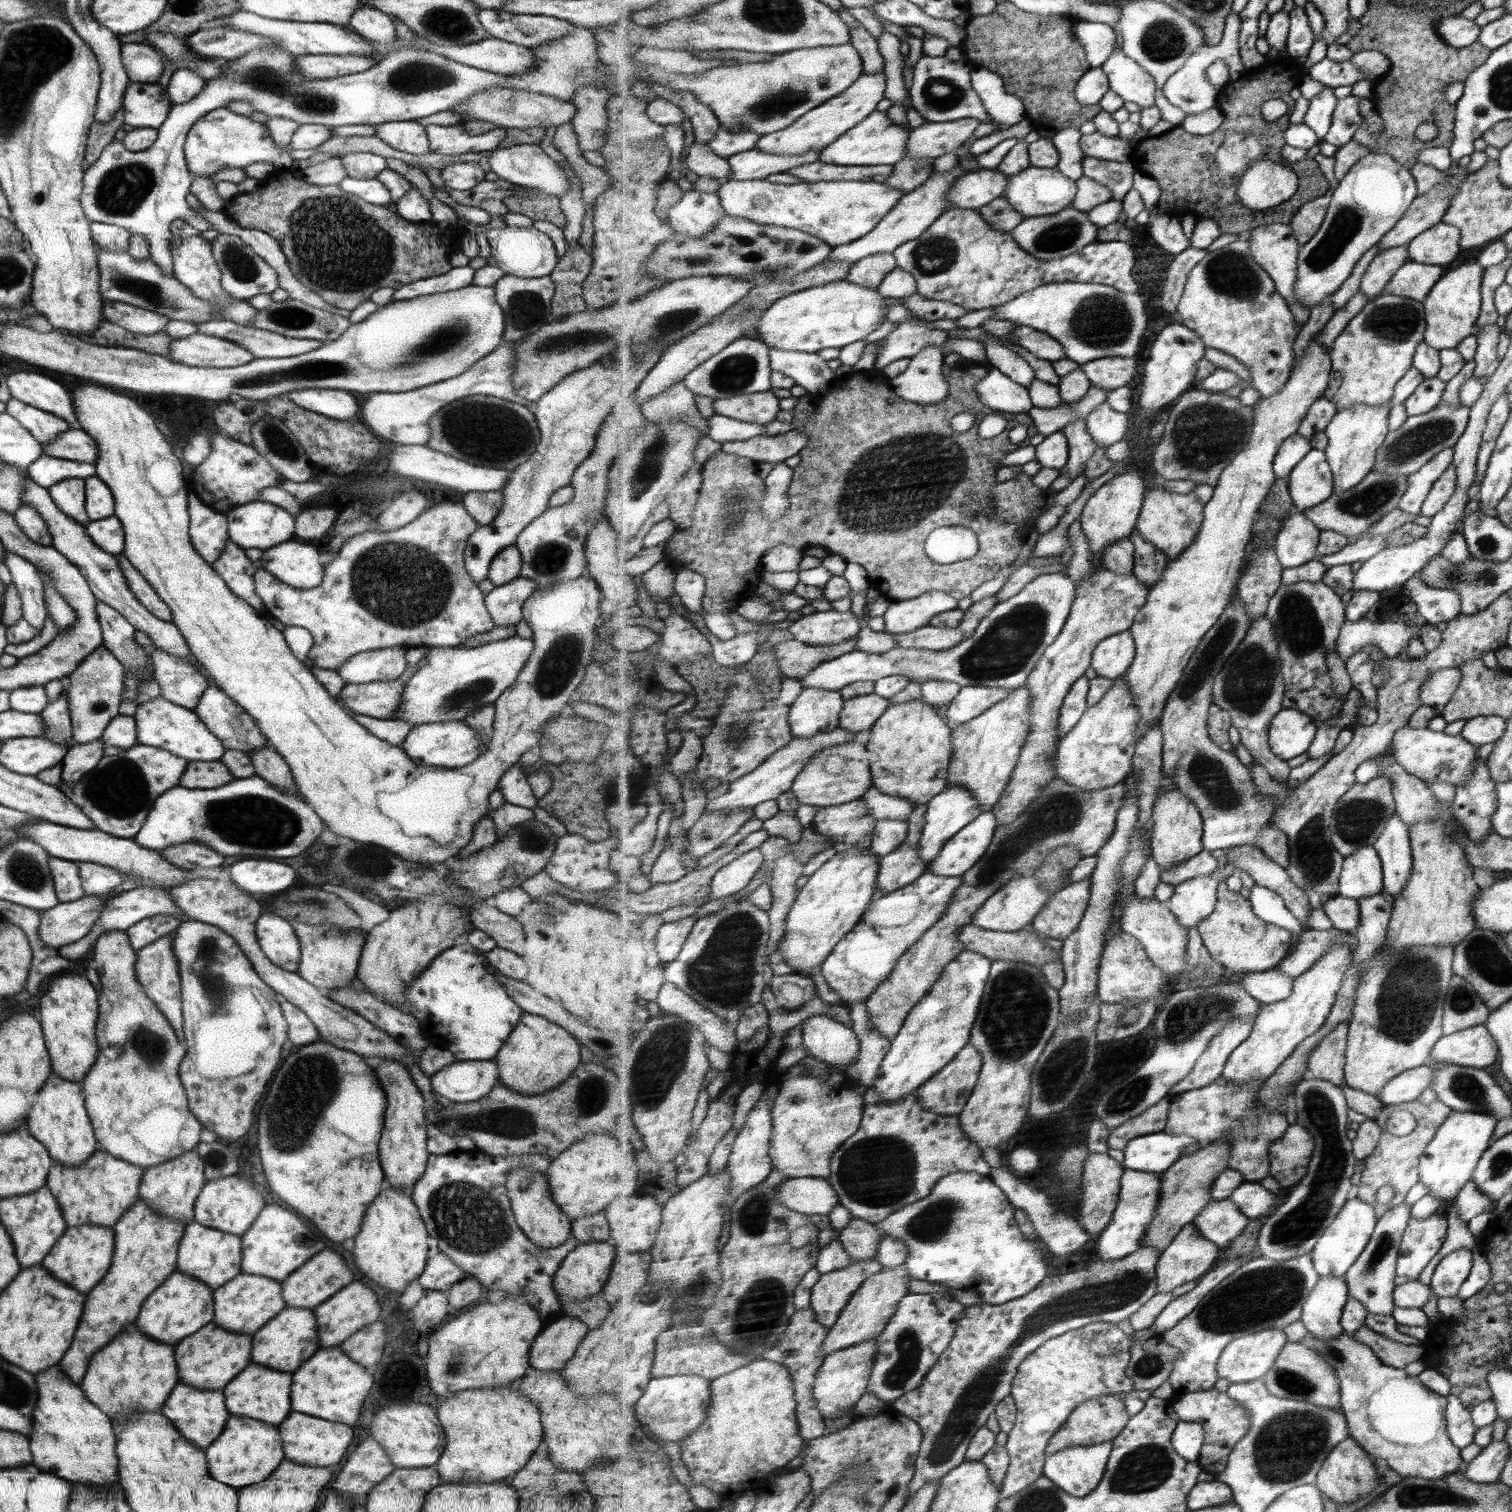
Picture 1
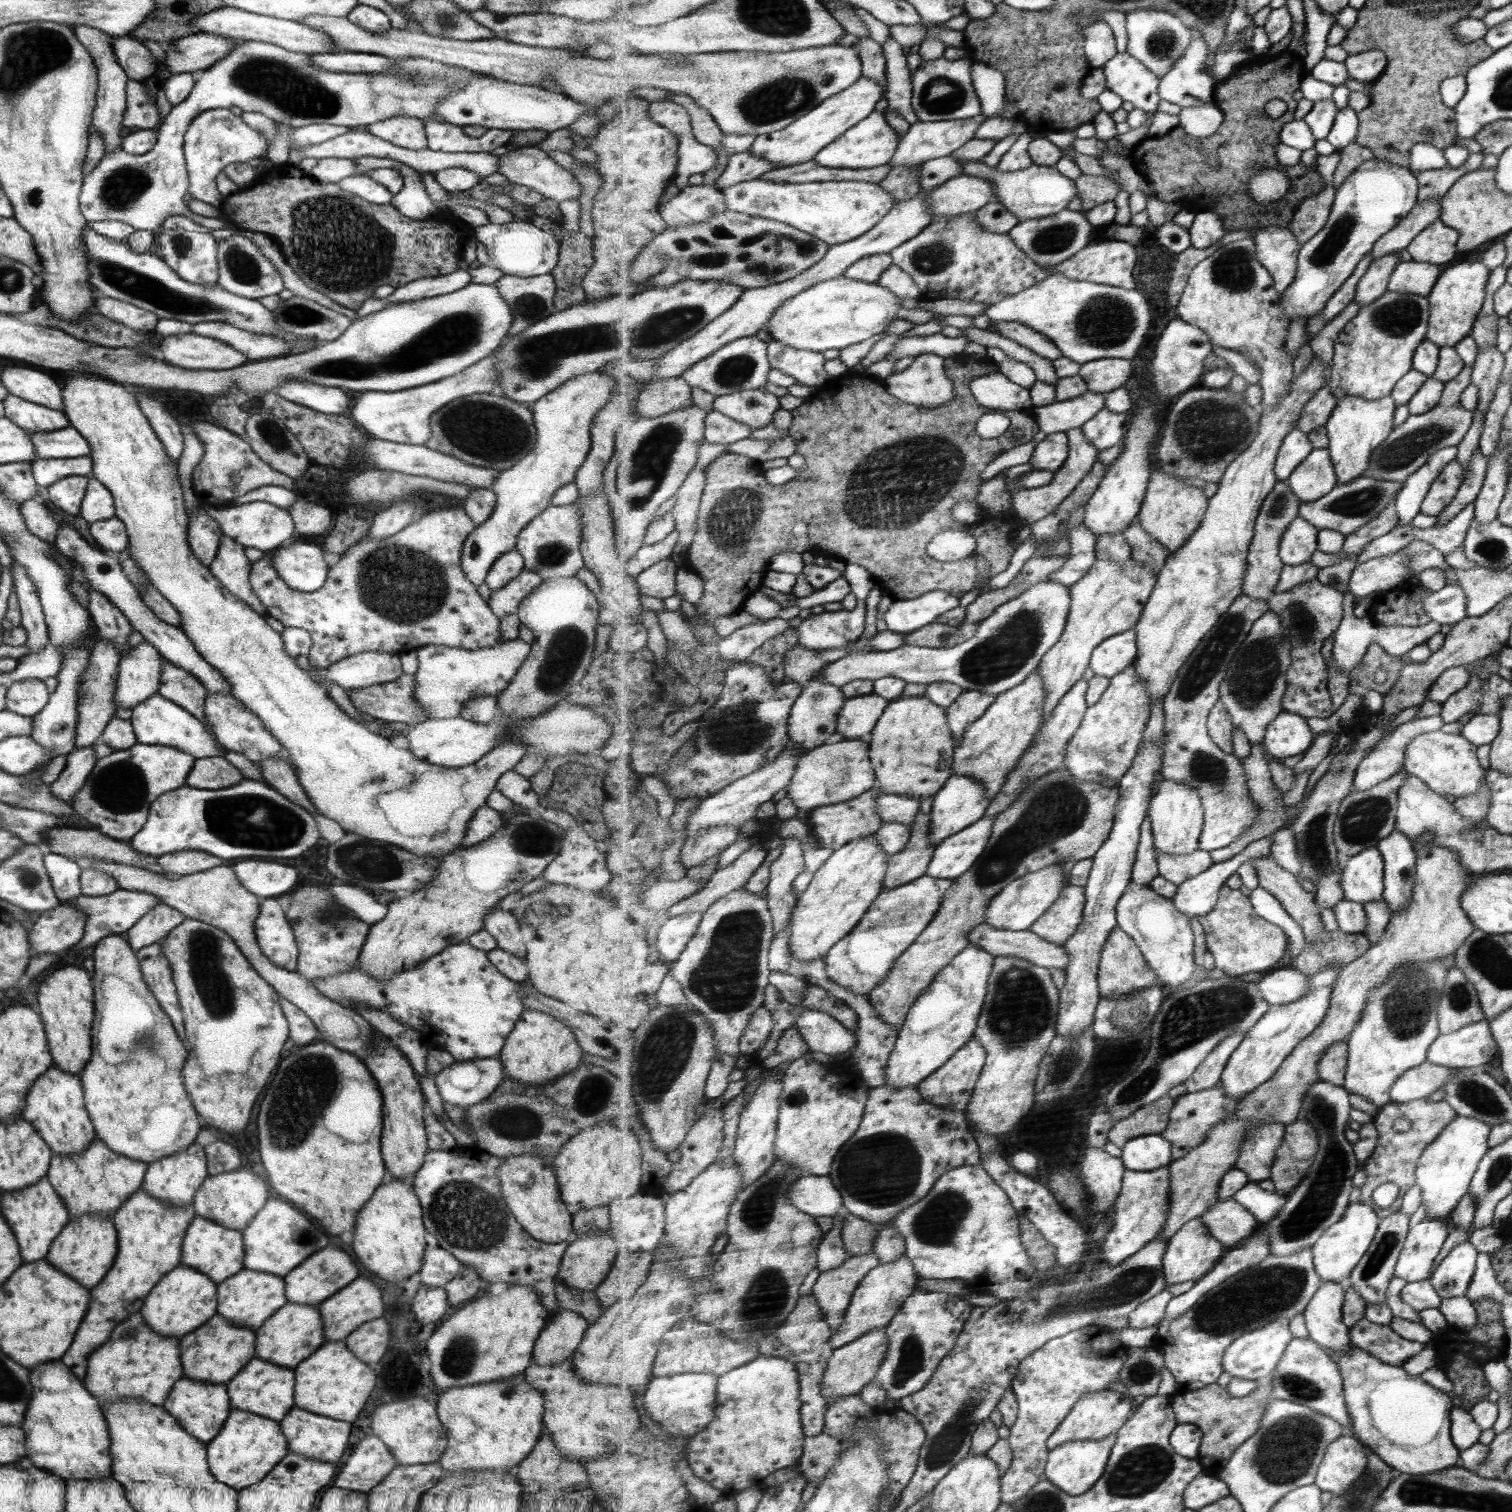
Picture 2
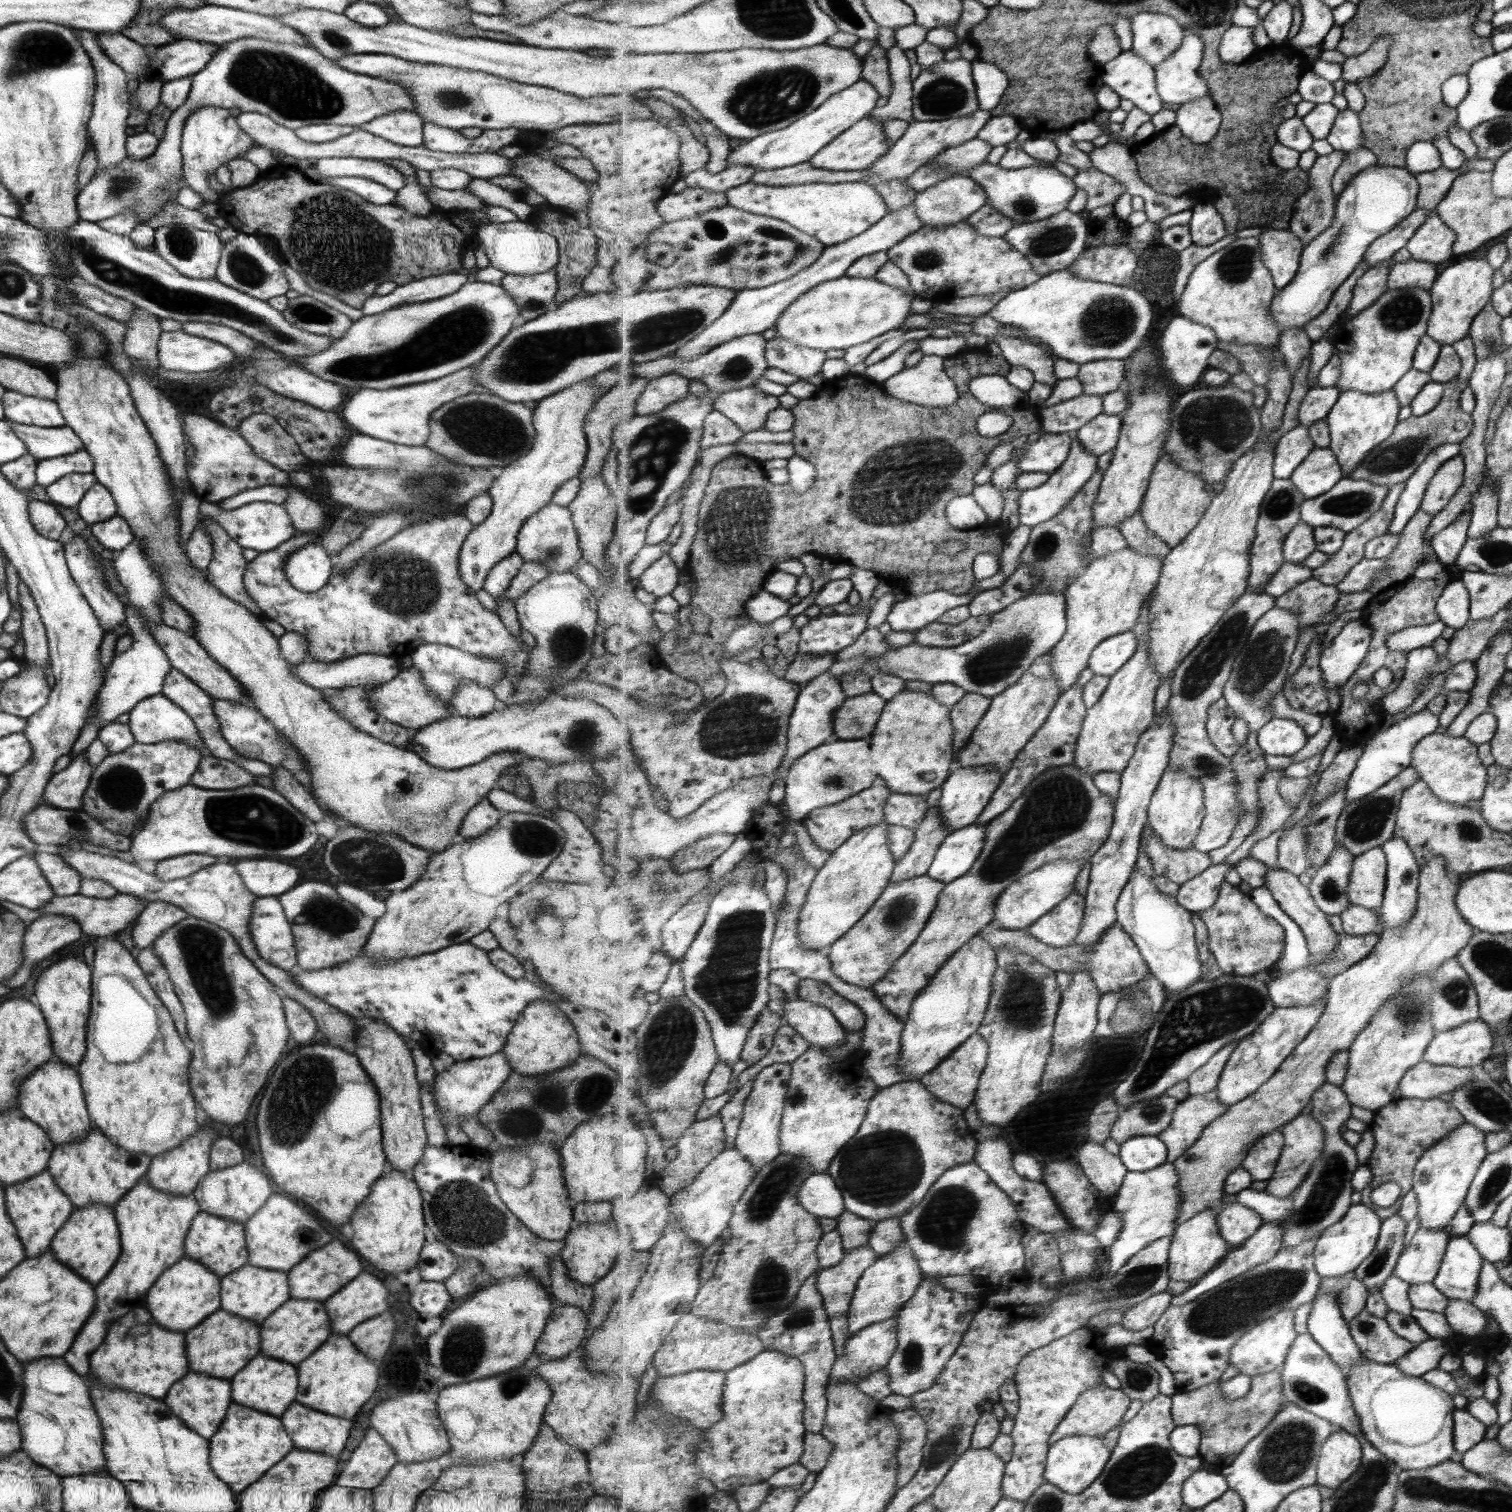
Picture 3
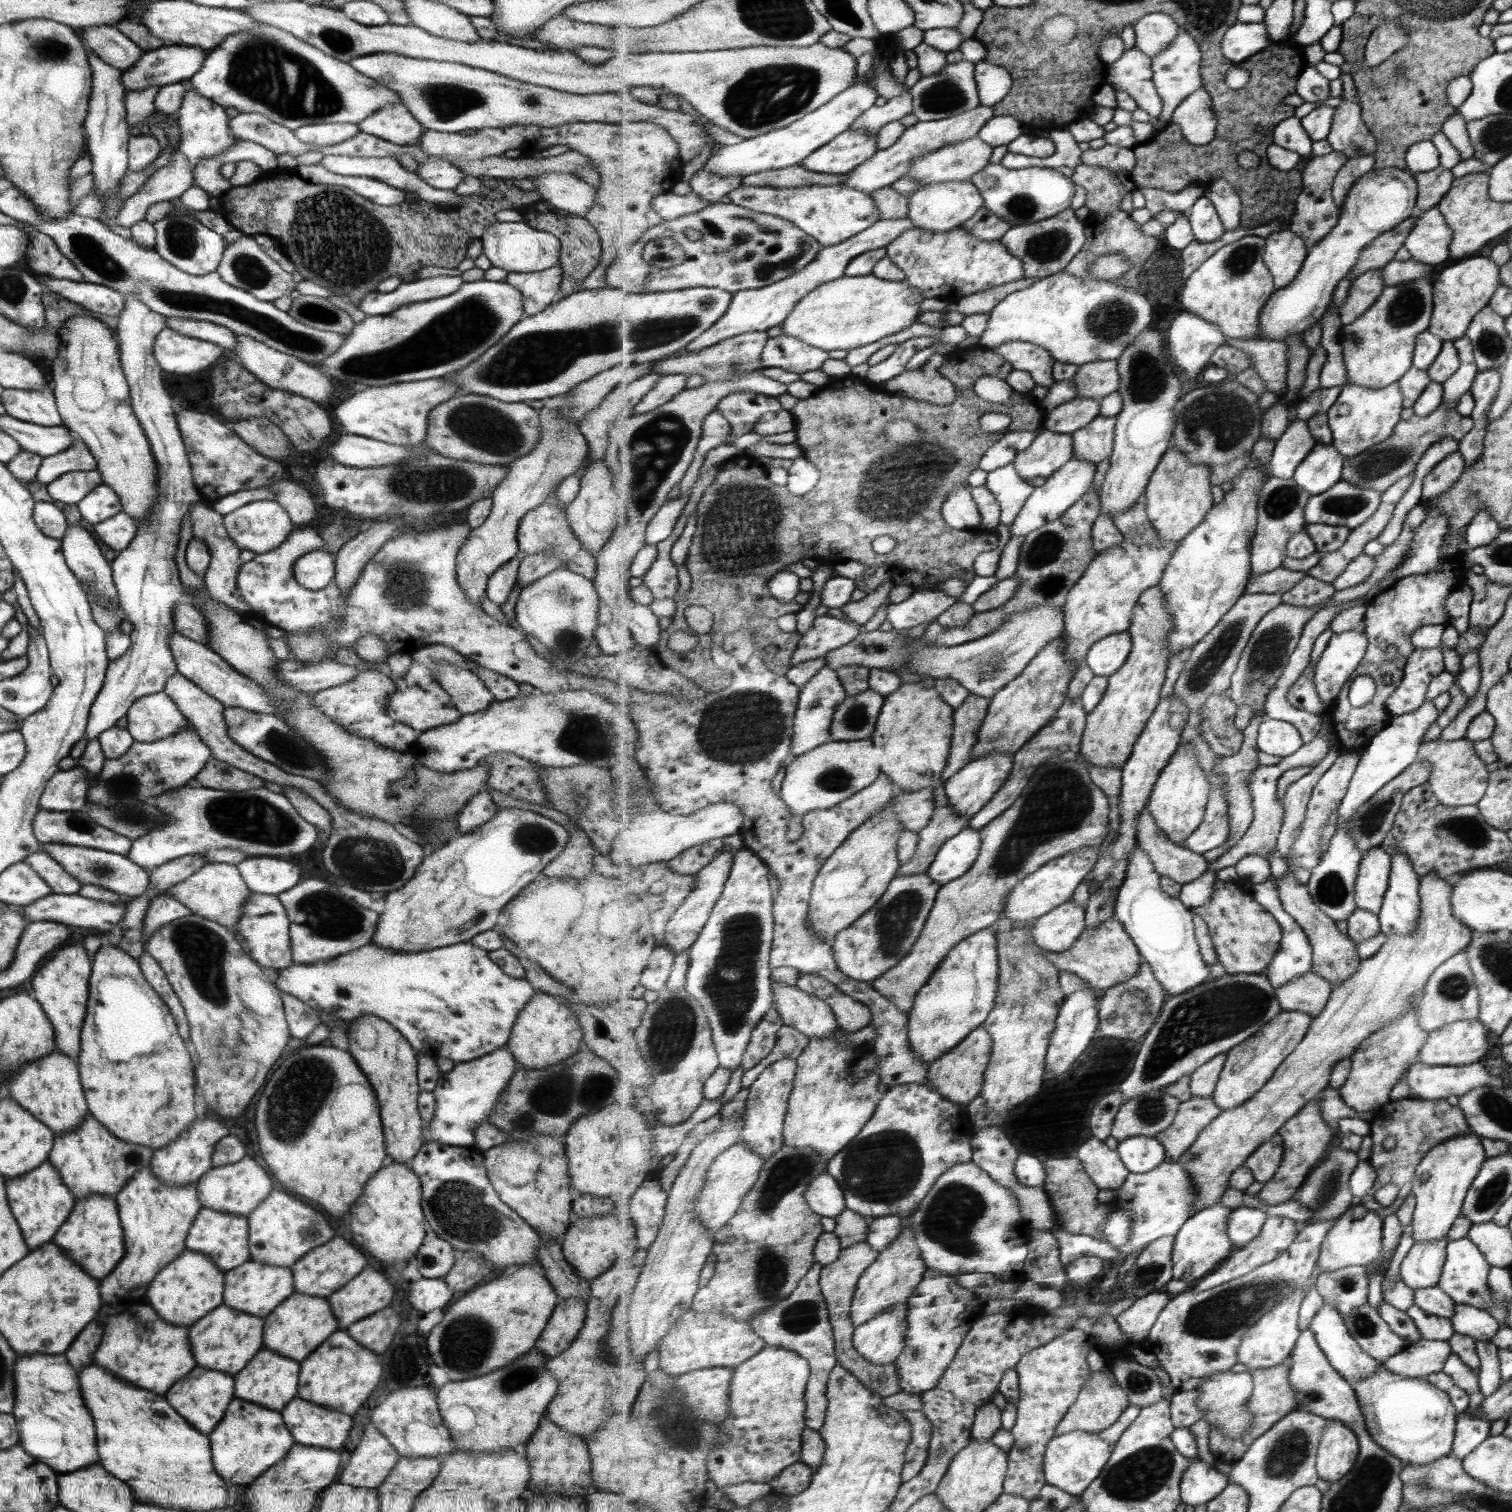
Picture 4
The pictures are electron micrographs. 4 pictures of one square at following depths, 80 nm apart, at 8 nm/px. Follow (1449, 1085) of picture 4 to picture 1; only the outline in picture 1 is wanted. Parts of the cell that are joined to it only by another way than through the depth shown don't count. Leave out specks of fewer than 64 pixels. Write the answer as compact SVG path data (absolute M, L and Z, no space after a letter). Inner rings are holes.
M1427 1063L1399 1074L1385 1085L1380 1100L1385 1105L1397 1106L1415 1100L1422 1090L1429 1088L1433 1073L1434 1067Z

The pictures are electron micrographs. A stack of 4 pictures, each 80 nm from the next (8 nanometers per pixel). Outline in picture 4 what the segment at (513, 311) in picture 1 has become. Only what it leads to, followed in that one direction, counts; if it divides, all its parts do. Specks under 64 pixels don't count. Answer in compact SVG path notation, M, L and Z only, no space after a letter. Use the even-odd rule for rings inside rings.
M551 266L539 272L509 272L504 282L519 291L523 311L527 317L531 317L552 305L557 299L561 269L559 266Z

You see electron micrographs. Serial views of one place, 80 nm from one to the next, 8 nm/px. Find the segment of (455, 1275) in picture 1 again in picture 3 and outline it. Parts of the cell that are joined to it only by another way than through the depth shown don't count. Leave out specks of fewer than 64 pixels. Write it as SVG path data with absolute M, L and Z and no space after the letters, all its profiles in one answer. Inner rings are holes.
M433 1242L423 1246L416 1267L419 1269L419 1277L423 1282L443 1282L455 1273L458 1266L458 1258L455 1258L445 1246L439 1242Z

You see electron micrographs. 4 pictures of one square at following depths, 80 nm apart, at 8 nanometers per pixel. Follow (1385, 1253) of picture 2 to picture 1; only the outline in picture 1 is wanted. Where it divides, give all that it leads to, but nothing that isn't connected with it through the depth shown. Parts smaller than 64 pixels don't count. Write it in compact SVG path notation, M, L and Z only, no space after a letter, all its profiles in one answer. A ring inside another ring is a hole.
M1407 1201L1386 1211L1378 1219L1375 1232L1373 1232L1373 1237L1367 1248L1365 1248L1356 1264L1353 1264L1345 1274L1344 1282L1347 1284L1347 1290L1365 1305L1370 1314L1391 1315L1395 1310L1394 1291L1396 1290L1395 1280L1398 1276L1398 1258L1410 1217L1411 1208Z

